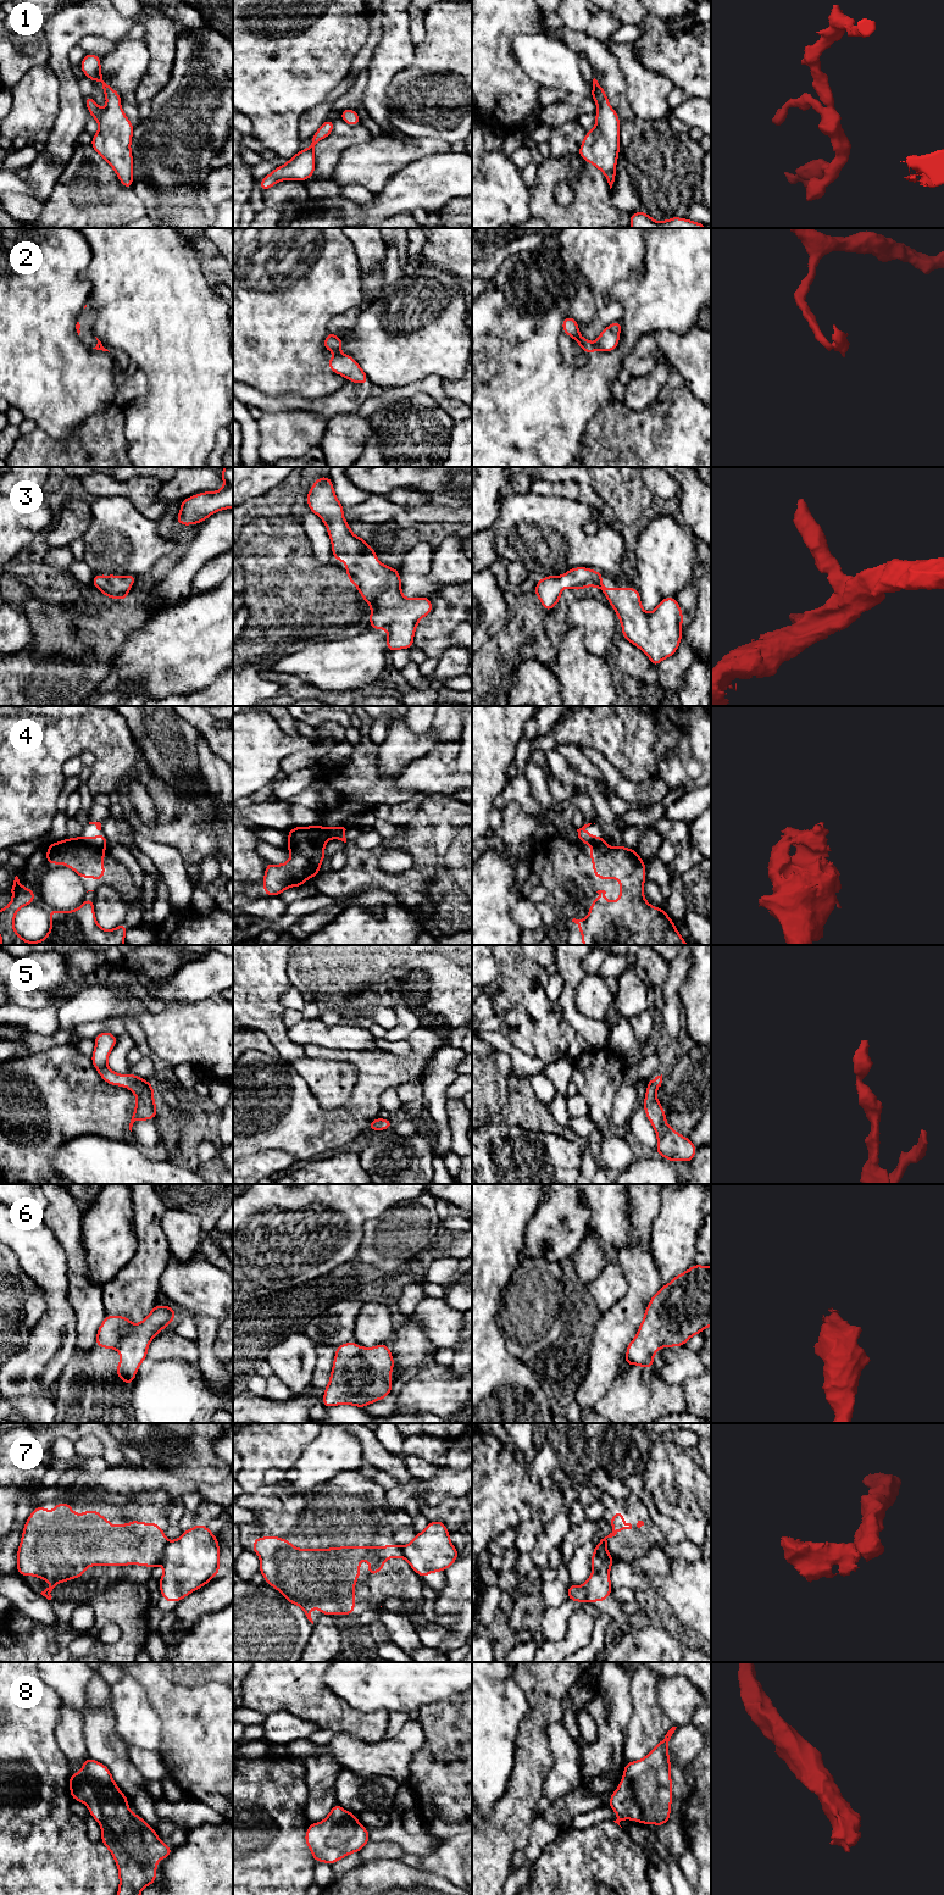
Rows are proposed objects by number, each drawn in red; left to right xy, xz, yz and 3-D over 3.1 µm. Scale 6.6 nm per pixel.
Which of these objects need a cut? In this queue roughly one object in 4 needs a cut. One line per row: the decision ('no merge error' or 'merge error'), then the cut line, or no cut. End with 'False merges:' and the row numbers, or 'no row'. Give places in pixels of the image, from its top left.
1: no merge error; no cut
2: merge error; cut in yz along (594, 344), (597, 349)
3: no merge error; no cut
4: merge error; cut in xy along (78, 838), (88, 844), (103, 848)
5: no merge error; no cut
6: no merge error; no cut
7: merge error; cut in xy along (168, 1541), (160, 1562)
8: no merge error; no cut
False merges: 2, 4, 7

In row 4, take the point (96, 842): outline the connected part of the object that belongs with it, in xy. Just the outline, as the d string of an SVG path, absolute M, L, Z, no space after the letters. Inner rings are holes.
M83 833L79 837L82 841L84 841L88 845L91 845L94 848L105 848L109 843L107 837L105 834L100 837L84 837Z

